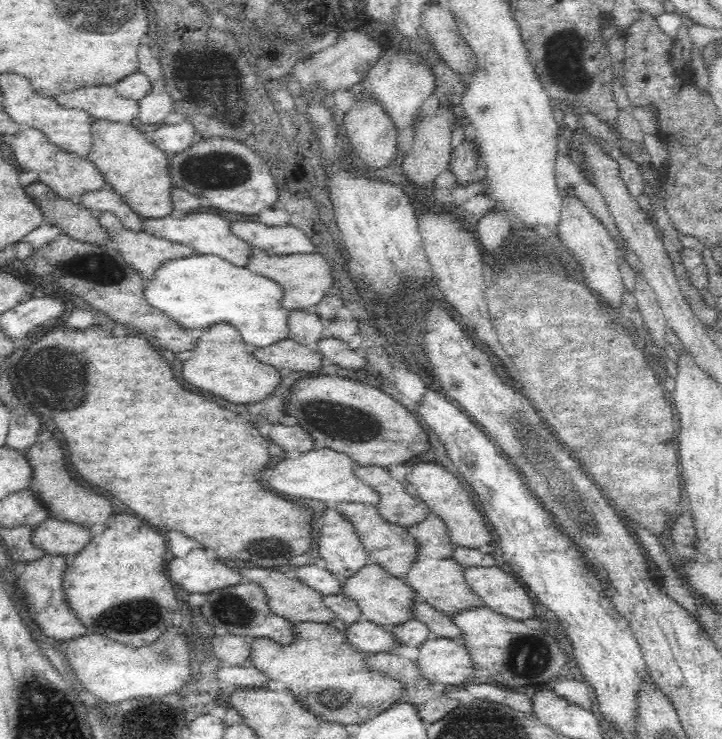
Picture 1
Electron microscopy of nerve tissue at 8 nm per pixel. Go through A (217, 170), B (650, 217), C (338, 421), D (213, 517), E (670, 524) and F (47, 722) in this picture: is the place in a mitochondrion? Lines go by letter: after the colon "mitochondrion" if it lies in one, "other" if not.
A: mitochondrion
B: other
C: mitochondrion
D: other
E: other
F: mitochondrion

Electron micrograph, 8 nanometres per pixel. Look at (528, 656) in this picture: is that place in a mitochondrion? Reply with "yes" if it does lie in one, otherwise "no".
yes

